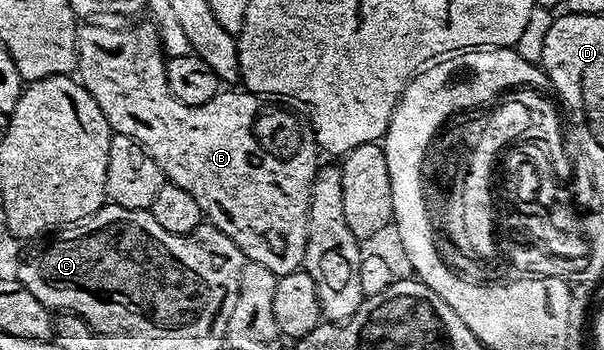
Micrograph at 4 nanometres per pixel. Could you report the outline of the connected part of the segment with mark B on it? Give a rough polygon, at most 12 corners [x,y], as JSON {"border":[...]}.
{"border":[[156,27],[78,28],[76,74],[209,225],[299,269],[320,147],[254,135],[259,95],[184,104]]}

